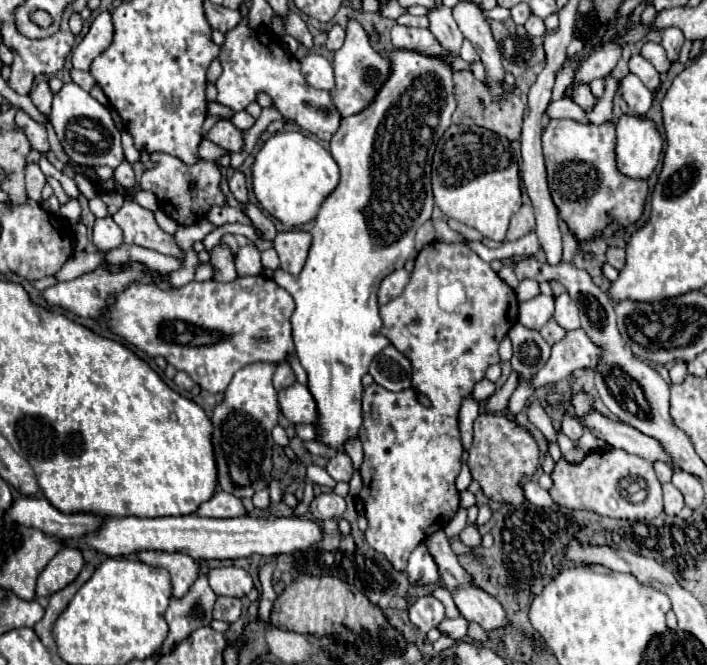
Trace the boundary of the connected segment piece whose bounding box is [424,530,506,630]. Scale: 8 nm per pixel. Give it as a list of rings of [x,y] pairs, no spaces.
[[[444,530],[434,532],[432,536],[428,536],[424,544],[426,544],[426,550],[430,552],[430,556],[434,558],[436,566],[438,566],[438,572],[440,572],[440,578],[442,578],[444,586],[450,590],[450,594],[452,594],[452,598],[454,598],[458,610],[460,610],[460,614],[462,614],[468,622],[478,622],[484,630],[496,630],[496,628],[504,626],[504,624],[506,624],[504,608],[500,606],[500,602],[498,602],[494,596],[490,596],[488,592],[484,592],[482,588],[478,588],[478,586],[472,582],[472,576],[460,566],[456,554],[452,552],[450,542],[448,542]]]

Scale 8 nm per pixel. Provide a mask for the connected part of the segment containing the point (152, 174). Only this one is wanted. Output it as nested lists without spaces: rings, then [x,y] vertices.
[[[156,152],[150,156],[154,166],[144,172],[142,176],[142,190],[152,190],[158,198],[162,210],[172,216],[178,224],[194,224],[204,218],[204,214],[212,206],[226,204],[224,194],[220,192],[220,168],[214,162],[198,160],[194,166],[186,166],[180,158],[168,156],[164,152]]]

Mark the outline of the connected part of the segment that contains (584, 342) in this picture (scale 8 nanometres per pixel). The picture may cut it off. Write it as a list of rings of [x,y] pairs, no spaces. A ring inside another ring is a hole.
[[[570,330],[558,344],[552,346],[552,356],[546,366],[534,376],[536,388],[566,380],[572,372],[596,368],[602,354],[592,354],[594,346],[584,330]]]

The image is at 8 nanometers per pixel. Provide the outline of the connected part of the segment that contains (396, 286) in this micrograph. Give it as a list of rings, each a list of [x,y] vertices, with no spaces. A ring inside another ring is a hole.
[[[400,268],[396,272],[392,272],[390,276],[386,276],[380,284],[380,290],[378,290],[378,302],[380,304],[386,304],[390,300],[394,300],[396,296],[402,294],[402,290],[406,288],[408,284],[408,278],[410,278],[410,272]]]

